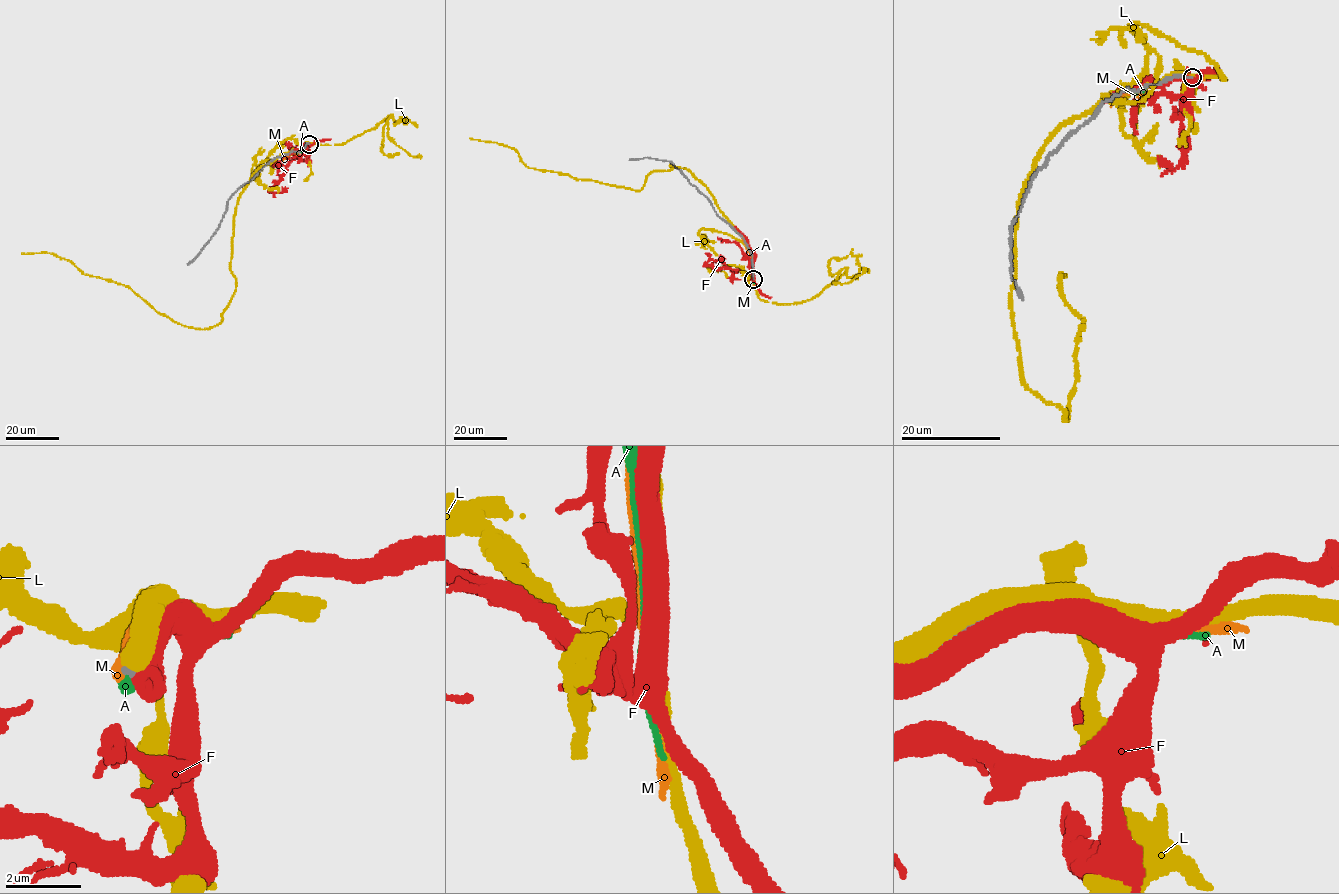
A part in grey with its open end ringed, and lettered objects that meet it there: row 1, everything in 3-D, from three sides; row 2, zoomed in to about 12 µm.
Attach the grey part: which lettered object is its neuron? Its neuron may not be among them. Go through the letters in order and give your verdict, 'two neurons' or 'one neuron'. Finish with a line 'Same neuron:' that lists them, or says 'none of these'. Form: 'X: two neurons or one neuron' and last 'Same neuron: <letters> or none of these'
A: two neurons
F: two neurons
L: two neurons
M: two neurons
Same neuron: none of these

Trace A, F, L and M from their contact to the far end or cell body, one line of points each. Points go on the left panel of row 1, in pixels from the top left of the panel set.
A: (308, 144), (298, 152), (292, 151), (283, 158)
F: (308, 144), (308, 159), (293, 159), (271, 190), (281, 192), (281, 187)
L: (308, 143), (258, 169), (242, 191), (235, 292), (213, 326), (184, 326), (64, 258), (22, 253)
M: (307, 144), (283, 160)

